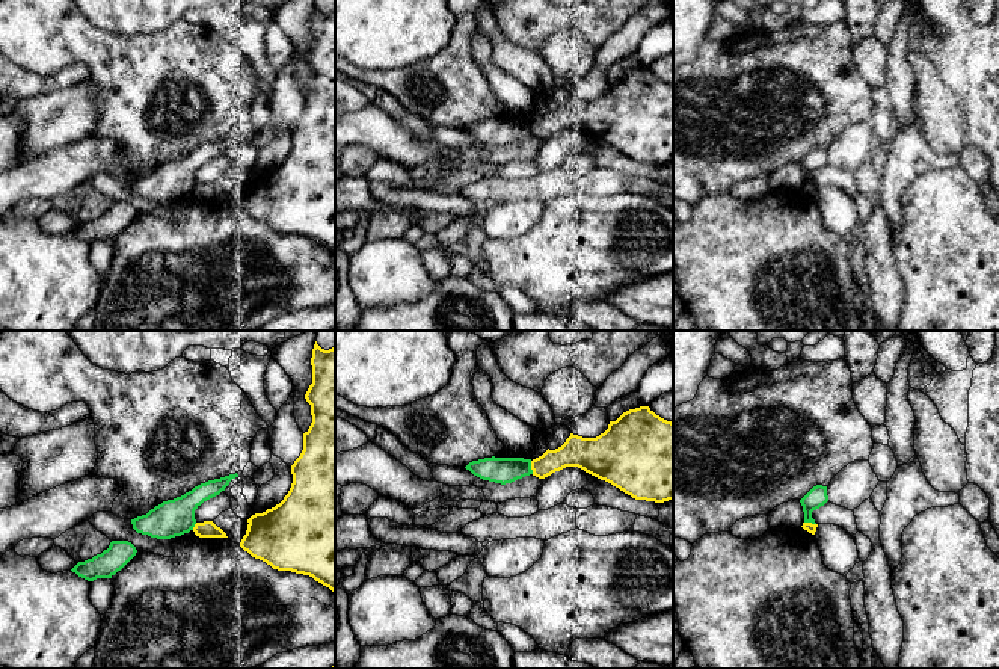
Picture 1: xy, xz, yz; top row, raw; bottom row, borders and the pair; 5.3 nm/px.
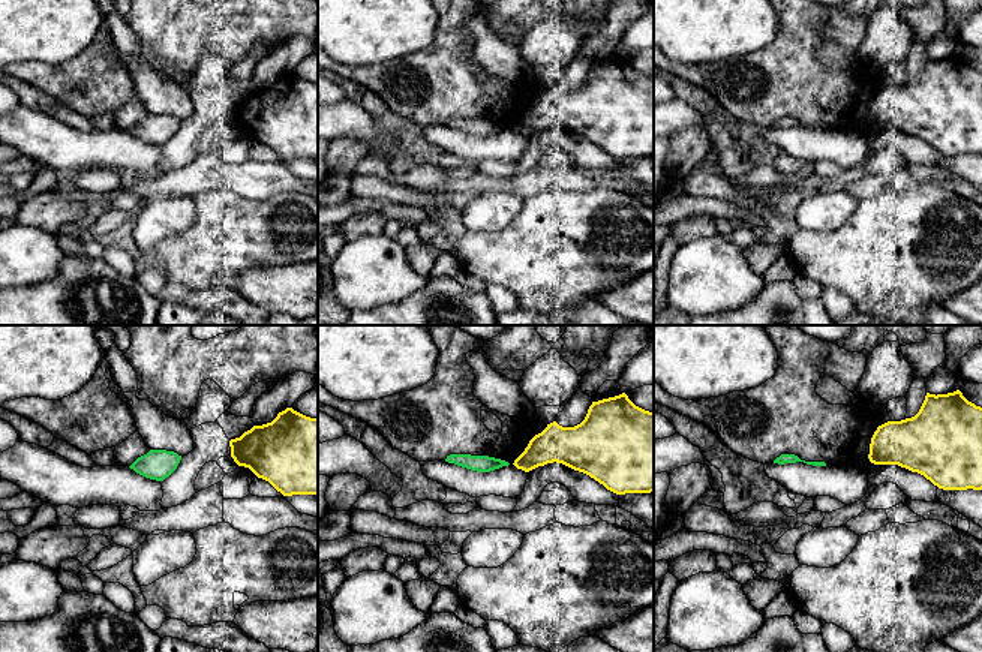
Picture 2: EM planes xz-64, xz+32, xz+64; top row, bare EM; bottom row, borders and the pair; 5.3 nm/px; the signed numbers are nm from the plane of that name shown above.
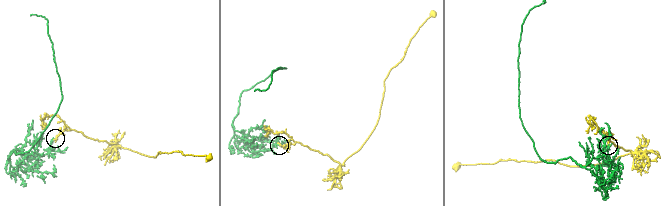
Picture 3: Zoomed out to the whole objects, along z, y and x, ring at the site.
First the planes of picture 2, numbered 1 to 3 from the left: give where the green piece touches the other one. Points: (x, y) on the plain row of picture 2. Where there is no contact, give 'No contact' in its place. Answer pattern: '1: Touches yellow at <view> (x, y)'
1: No contact
2: No contact
3: No contact

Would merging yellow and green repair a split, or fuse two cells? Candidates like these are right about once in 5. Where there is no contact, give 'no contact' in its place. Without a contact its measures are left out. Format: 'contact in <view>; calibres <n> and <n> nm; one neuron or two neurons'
contact in xz; calibres 160 and 140 nm; two neurons

